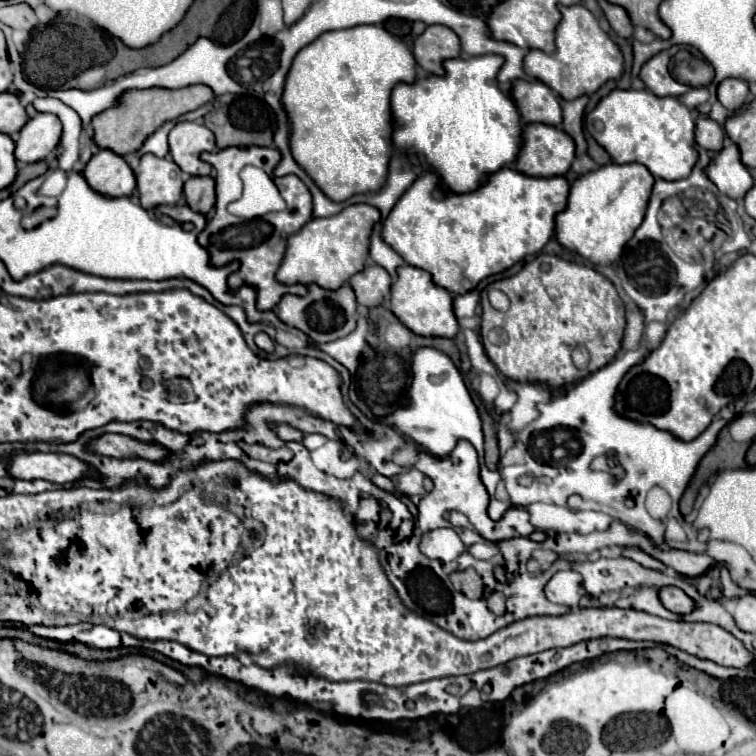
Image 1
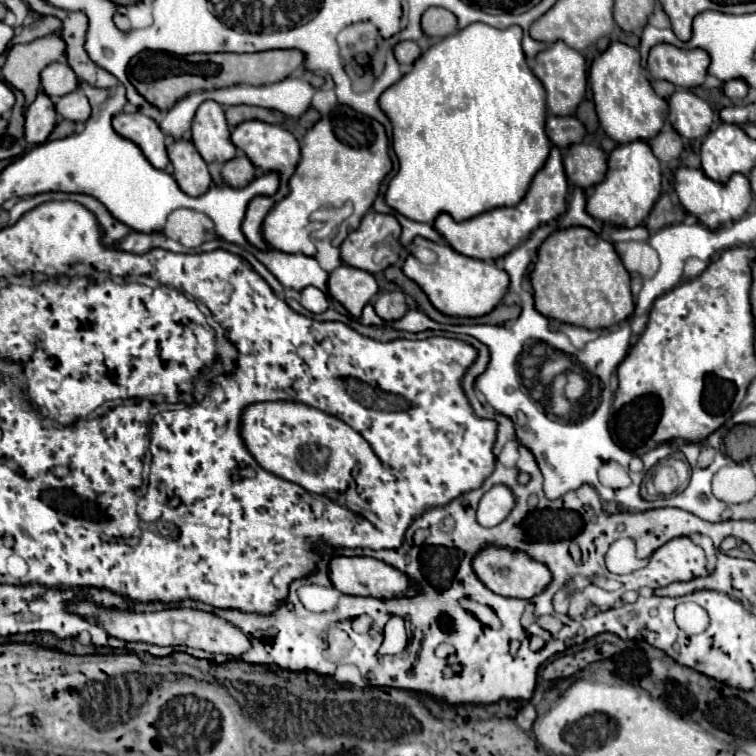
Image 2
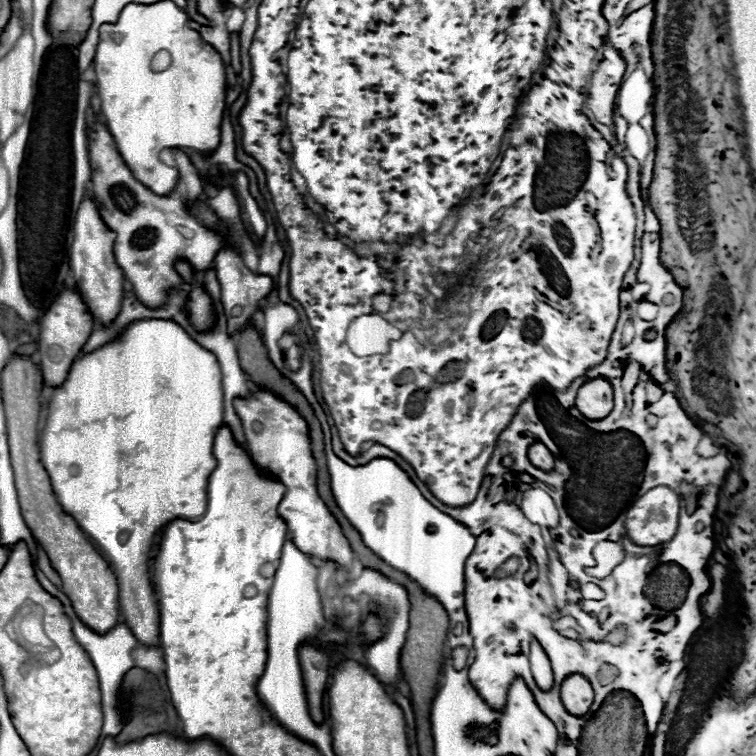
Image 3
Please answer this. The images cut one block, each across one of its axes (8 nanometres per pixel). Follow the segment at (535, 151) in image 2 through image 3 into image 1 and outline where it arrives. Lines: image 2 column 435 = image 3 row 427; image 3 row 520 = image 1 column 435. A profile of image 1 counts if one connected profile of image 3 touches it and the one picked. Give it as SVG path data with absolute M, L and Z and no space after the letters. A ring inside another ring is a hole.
M484 54L484 56L472 56L472 58L454 58L454 60L446 60L444 62L444 76L428 76L424 80L416 80L414 84L398 84L392 92L392 114L394 114L394 146L400 150L412 150L416 154L424 154L430 168L442 178L440 182L440 190L444 192L444 188L452 190L452 192L472 192L472 188L476 188L476 184L480 184L480 180L484 180L484 176L488 176L488 172L496 172L500 168L504 168L506 164L512 164L516 160L516 152L520 150L520 114L516 112L516 106L512 104L512 100L496 86L496 74L502 66L504 58L496 56L496 54Z

